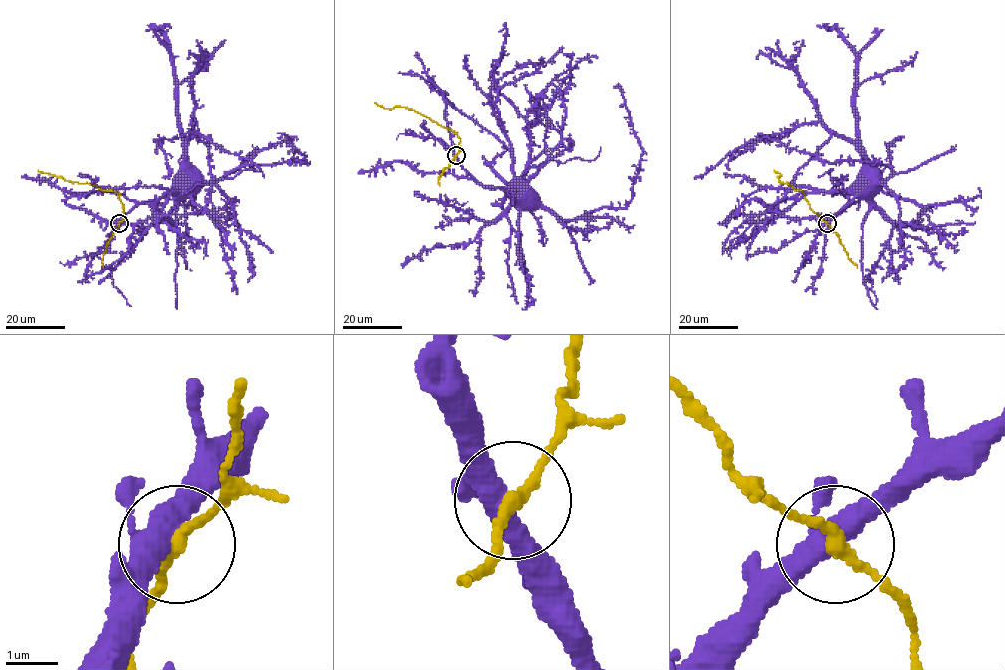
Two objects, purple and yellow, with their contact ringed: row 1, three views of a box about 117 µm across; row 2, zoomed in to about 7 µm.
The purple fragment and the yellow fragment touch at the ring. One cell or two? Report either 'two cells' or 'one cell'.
one cell

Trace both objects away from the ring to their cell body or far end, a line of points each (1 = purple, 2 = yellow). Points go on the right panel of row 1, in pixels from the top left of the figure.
1: (827, 223), (857, 201), (861, 195), (858, 186)
2: (827, 223), (810, 207), (803, 192), (778, 180), (780, 175), (774, 171)

